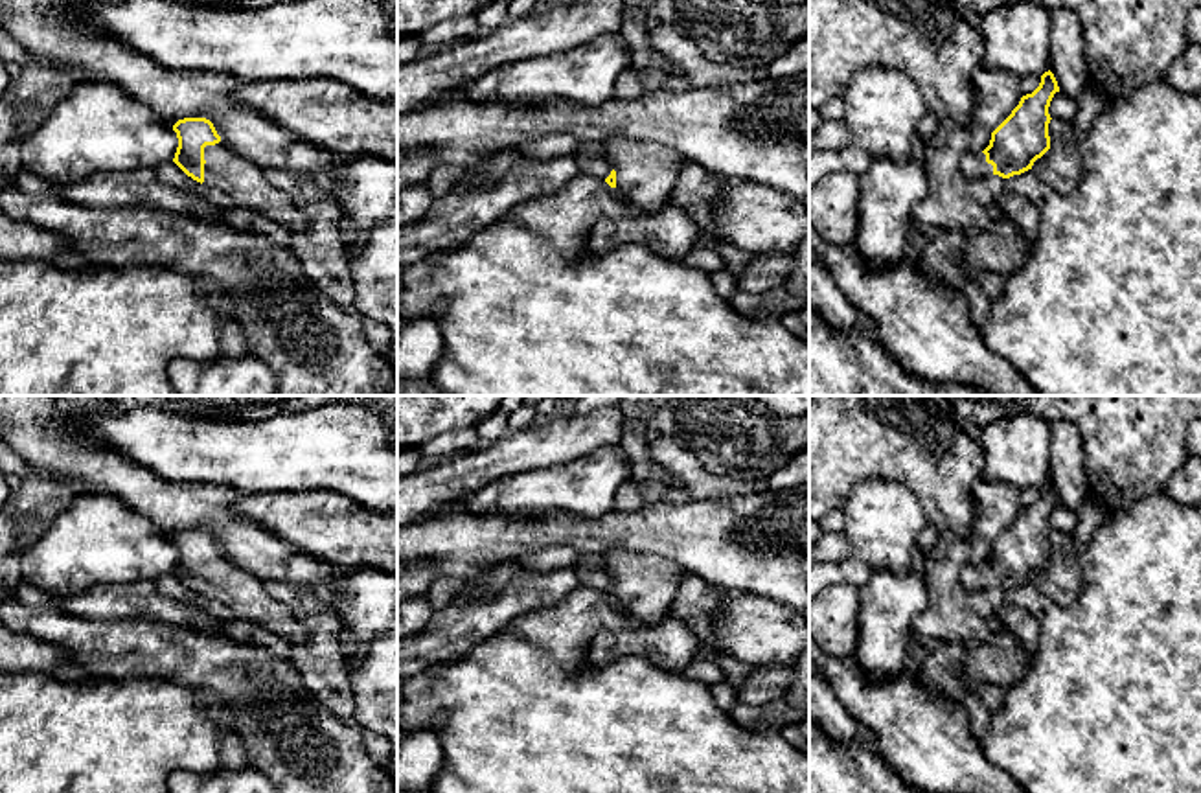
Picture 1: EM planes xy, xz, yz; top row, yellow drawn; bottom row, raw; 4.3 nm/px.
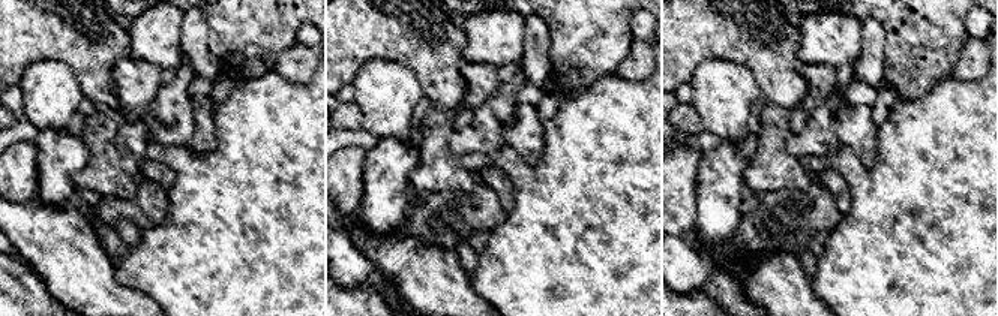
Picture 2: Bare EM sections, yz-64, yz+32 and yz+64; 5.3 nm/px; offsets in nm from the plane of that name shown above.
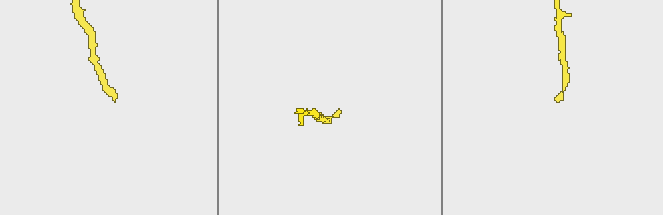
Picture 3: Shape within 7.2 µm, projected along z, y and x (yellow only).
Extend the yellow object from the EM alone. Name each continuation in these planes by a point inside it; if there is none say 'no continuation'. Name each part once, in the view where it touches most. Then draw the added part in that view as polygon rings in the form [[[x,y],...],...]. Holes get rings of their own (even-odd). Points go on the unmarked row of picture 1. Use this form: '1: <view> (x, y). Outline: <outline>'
1: xy (238, 589). Outline: [[[223,552],[204,559],[204,598],[224,603],[241,620],[259,624],[292,644],[307,640],[303,622],[274,600],[263,581],[235,567]]]

